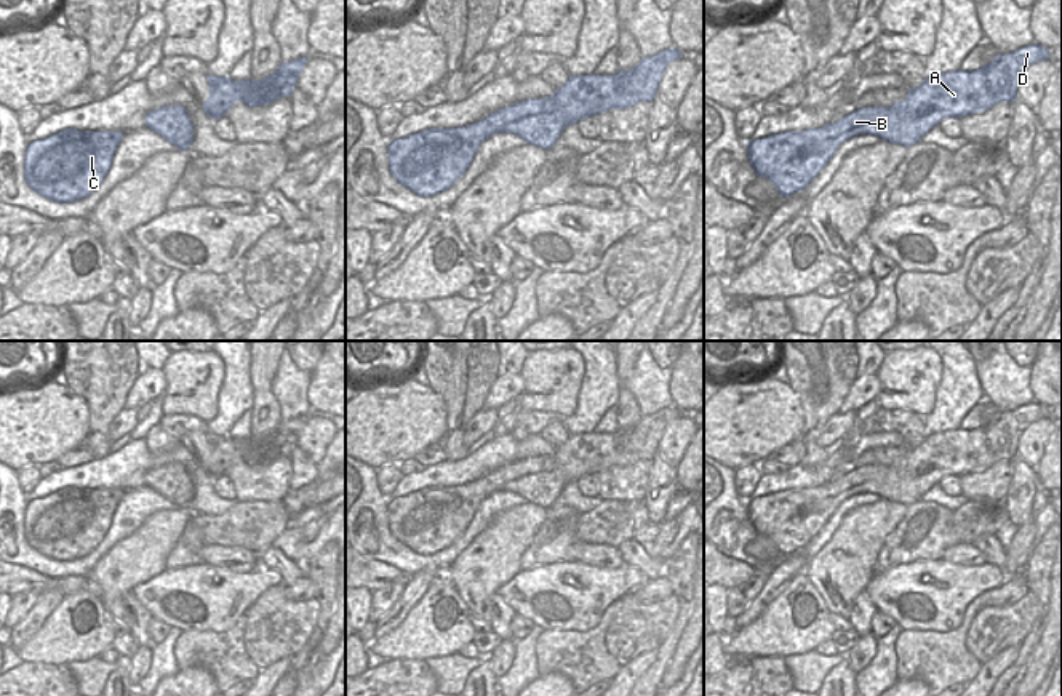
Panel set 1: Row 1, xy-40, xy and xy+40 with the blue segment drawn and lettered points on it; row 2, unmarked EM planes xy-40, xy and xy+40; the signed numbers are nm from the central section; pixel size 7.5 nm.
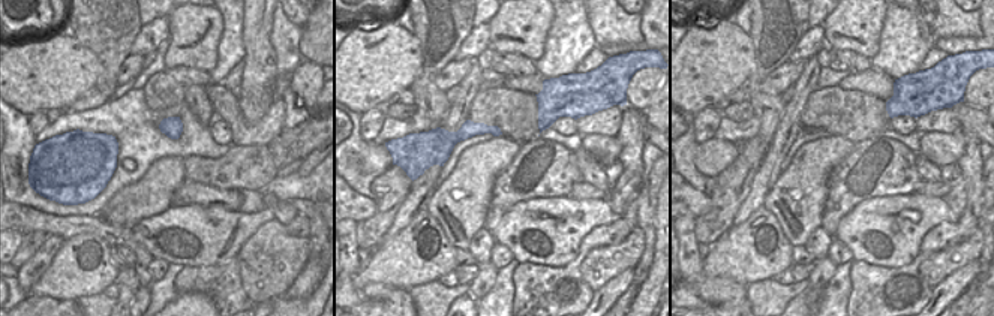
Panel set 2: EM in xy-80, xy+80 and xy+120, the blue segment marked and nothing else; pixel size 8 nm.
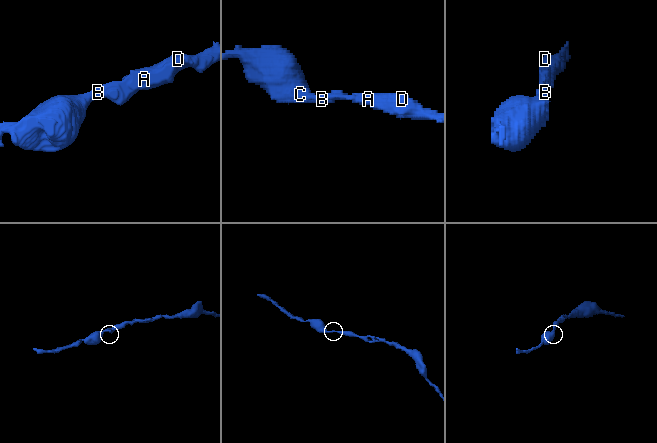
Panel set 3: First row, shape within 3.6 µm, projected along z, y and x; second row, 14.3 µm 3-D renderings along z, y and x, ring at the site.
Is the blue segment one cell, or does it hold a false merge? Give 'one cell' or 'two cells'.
one cell

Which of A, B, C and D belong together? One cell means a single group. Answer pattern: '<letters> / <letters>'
A B C D

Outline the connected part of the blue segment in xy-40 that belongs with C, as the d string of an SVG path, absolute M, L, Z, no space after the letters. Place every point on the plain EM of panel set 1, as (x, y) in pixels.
M66 486L27 502L24 539L38 554L72 562L90 555L114 520L123 490Z

